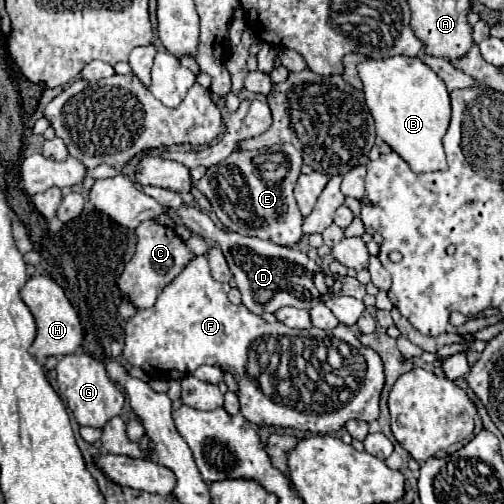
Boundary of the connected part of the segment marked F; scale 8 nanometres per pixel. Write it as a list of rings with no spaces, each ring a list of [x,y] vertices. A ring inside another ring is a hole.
[[[195,256],[185,270],[167,284],[161,294],[157,296],[157,302],[147,310],[137,310],[135,318],[131,318],[125,326],[125,350],[123,356],[131,366],[139,366],[147,370],[149,378],[161,378],[161,380],[181,380],[187,374],[193,374],[199,366],[221,366],[225,372],[231,372],[239,384],[239,402],[241,402],[241,414],[251,424],[267,424],[267,426],[281,426],[281,428],[295,428],[301,432],[311,434],[331,434],[339,432],[347,420],[365,420],[373,422],[379,416],[379,396],[385,384],[383,374],[383,362],[381,356],[377,358],[377,352],[371,348],[365,348],[355,332],[339,324],[333,328],[333,338],[339,338],[343,342],[349,342],[353,348],[353,356],[345,360],[343,368],[329,370],[327,360],[317,360],[315,352],[319,346],[319,328],[309,330],[295,330],[281,322],[265,322],[261,316],[249,312],[243,304],[231,304],[227,300],[229,284],[221,284],[211,278],[207,256]],[[251,340],[253,340],[253,366],[249,366],[249,352],[251,352]]]

